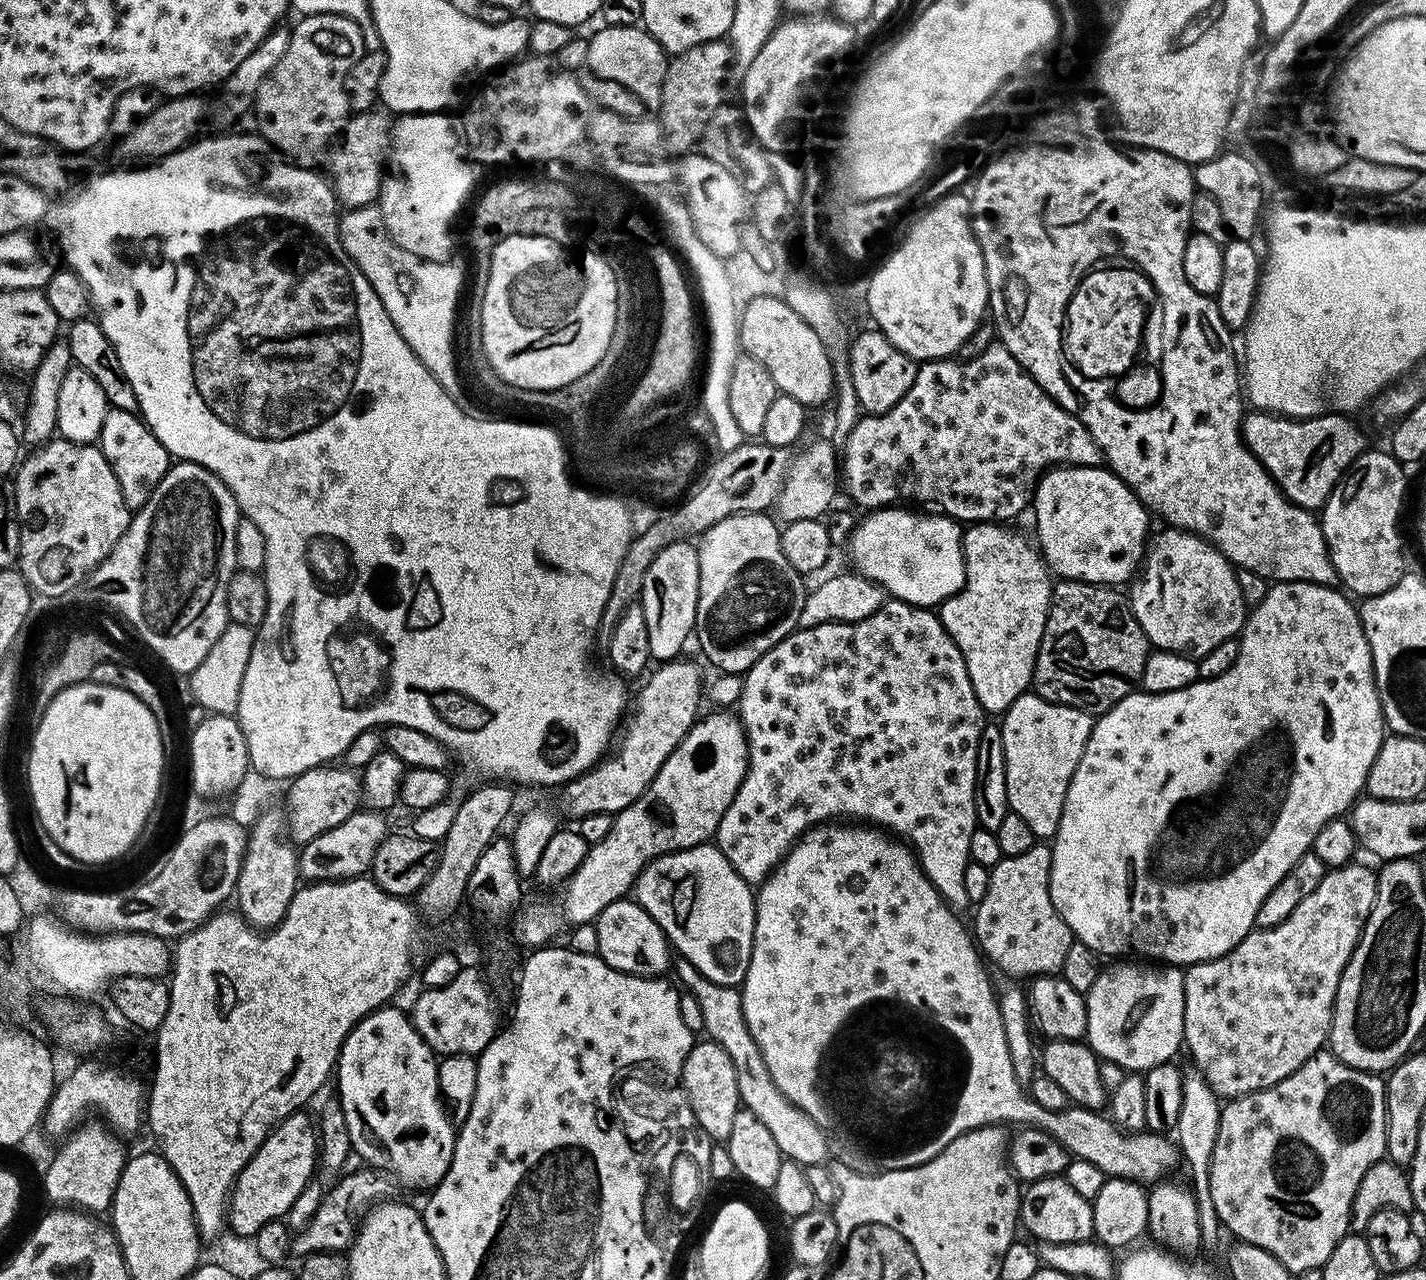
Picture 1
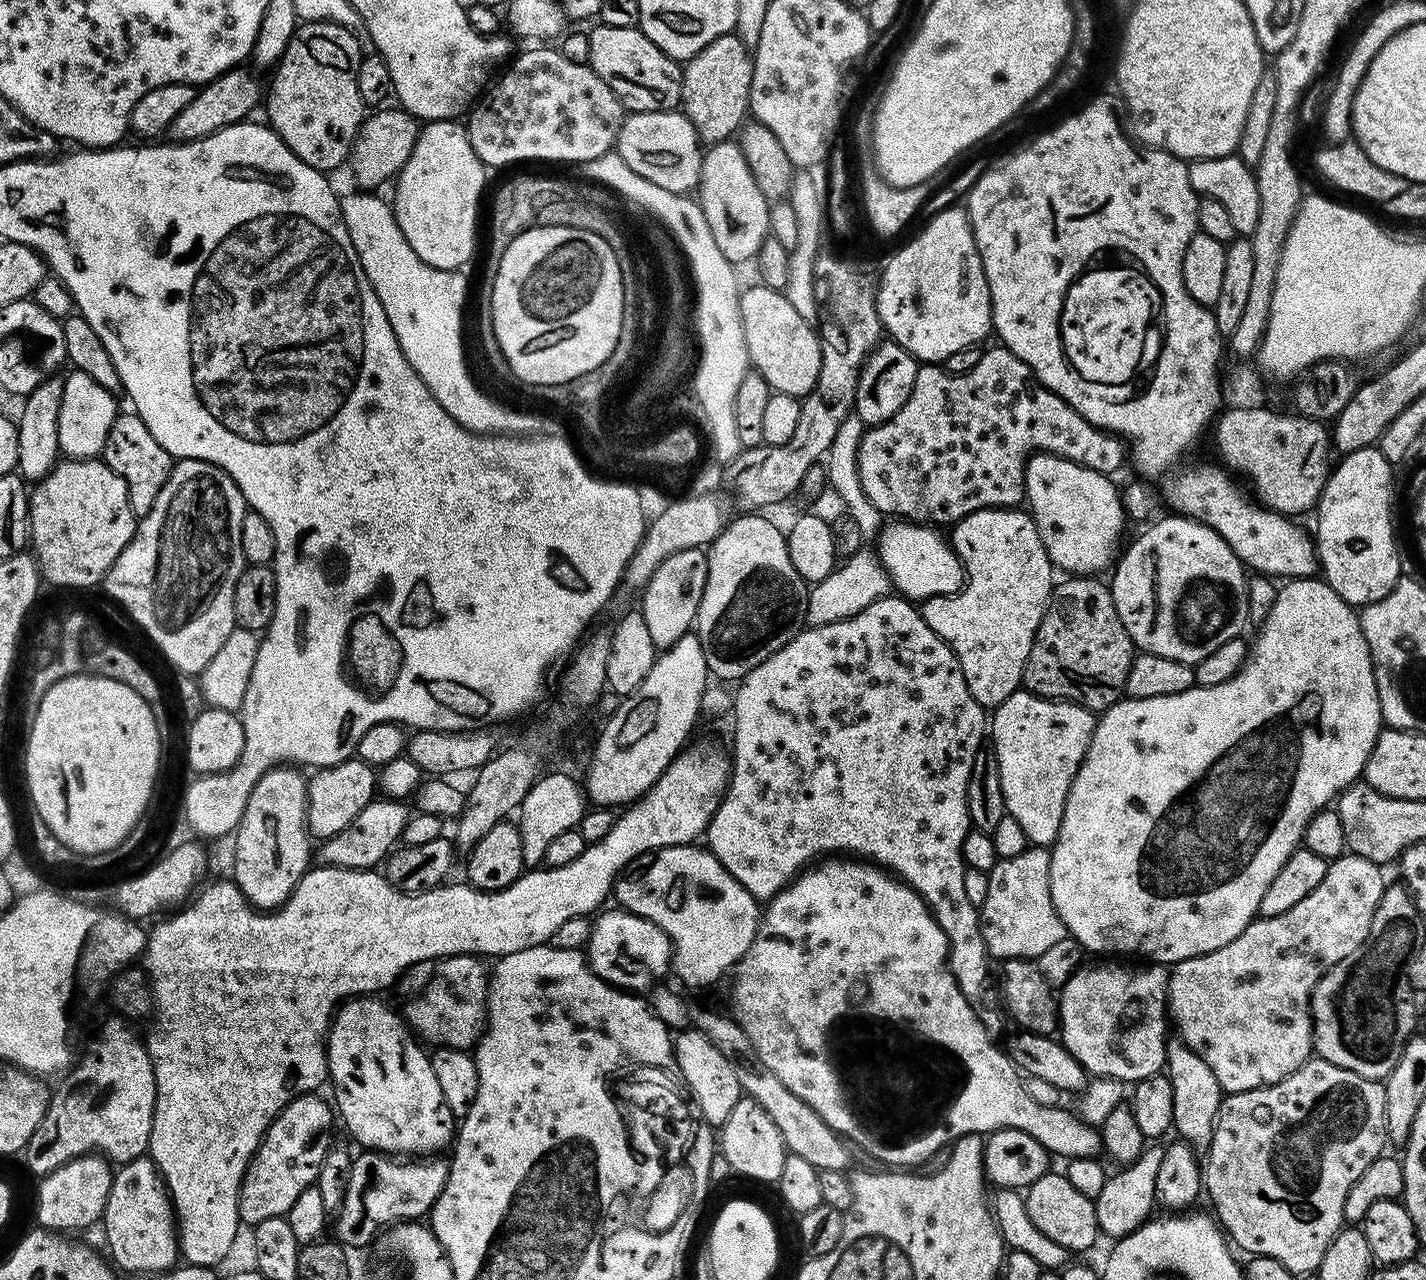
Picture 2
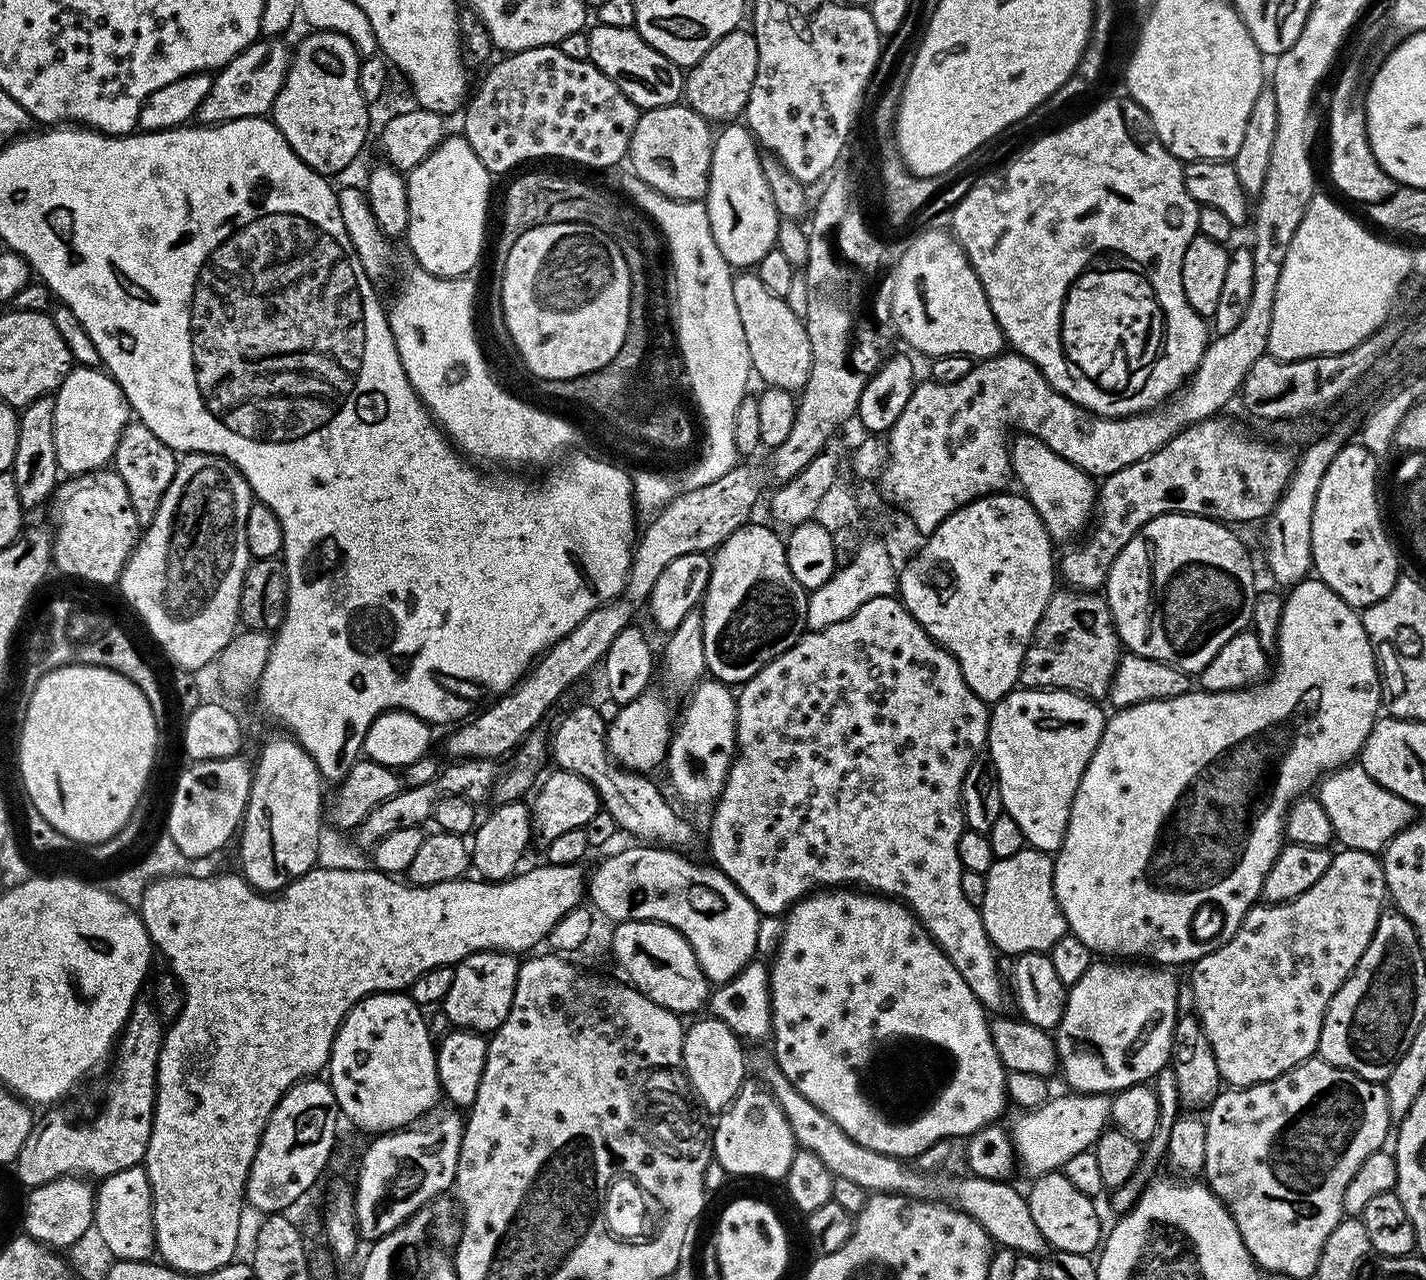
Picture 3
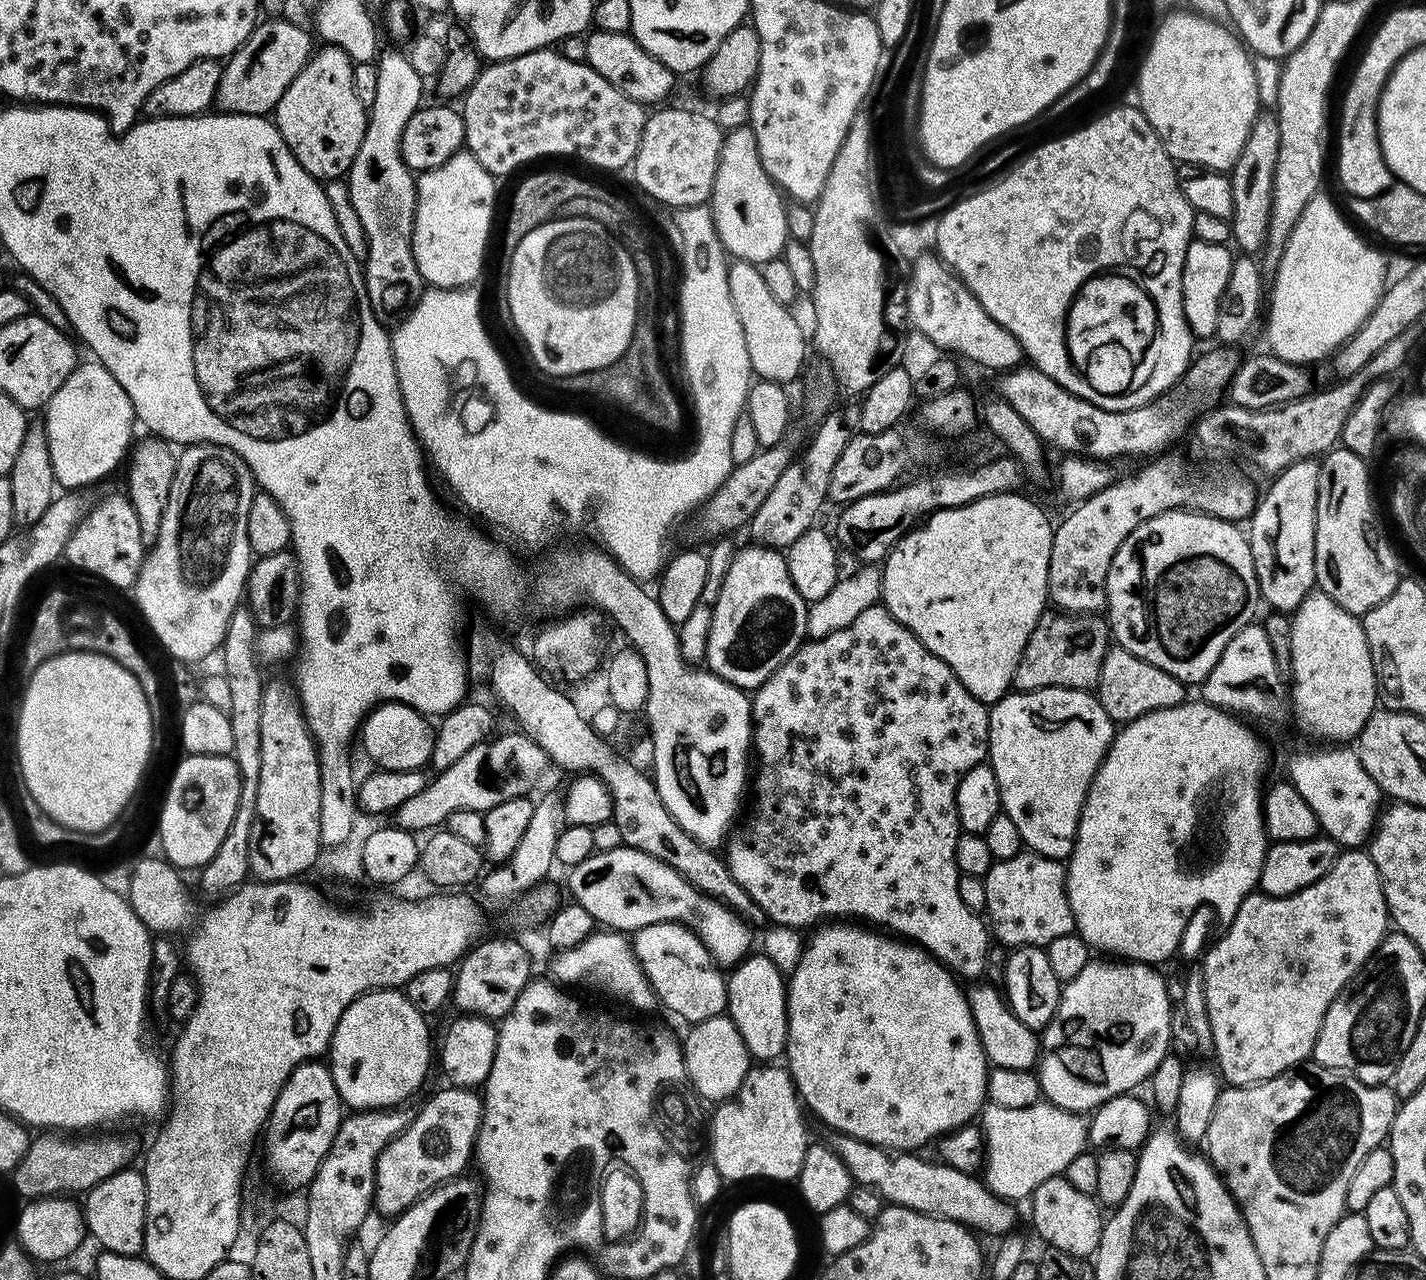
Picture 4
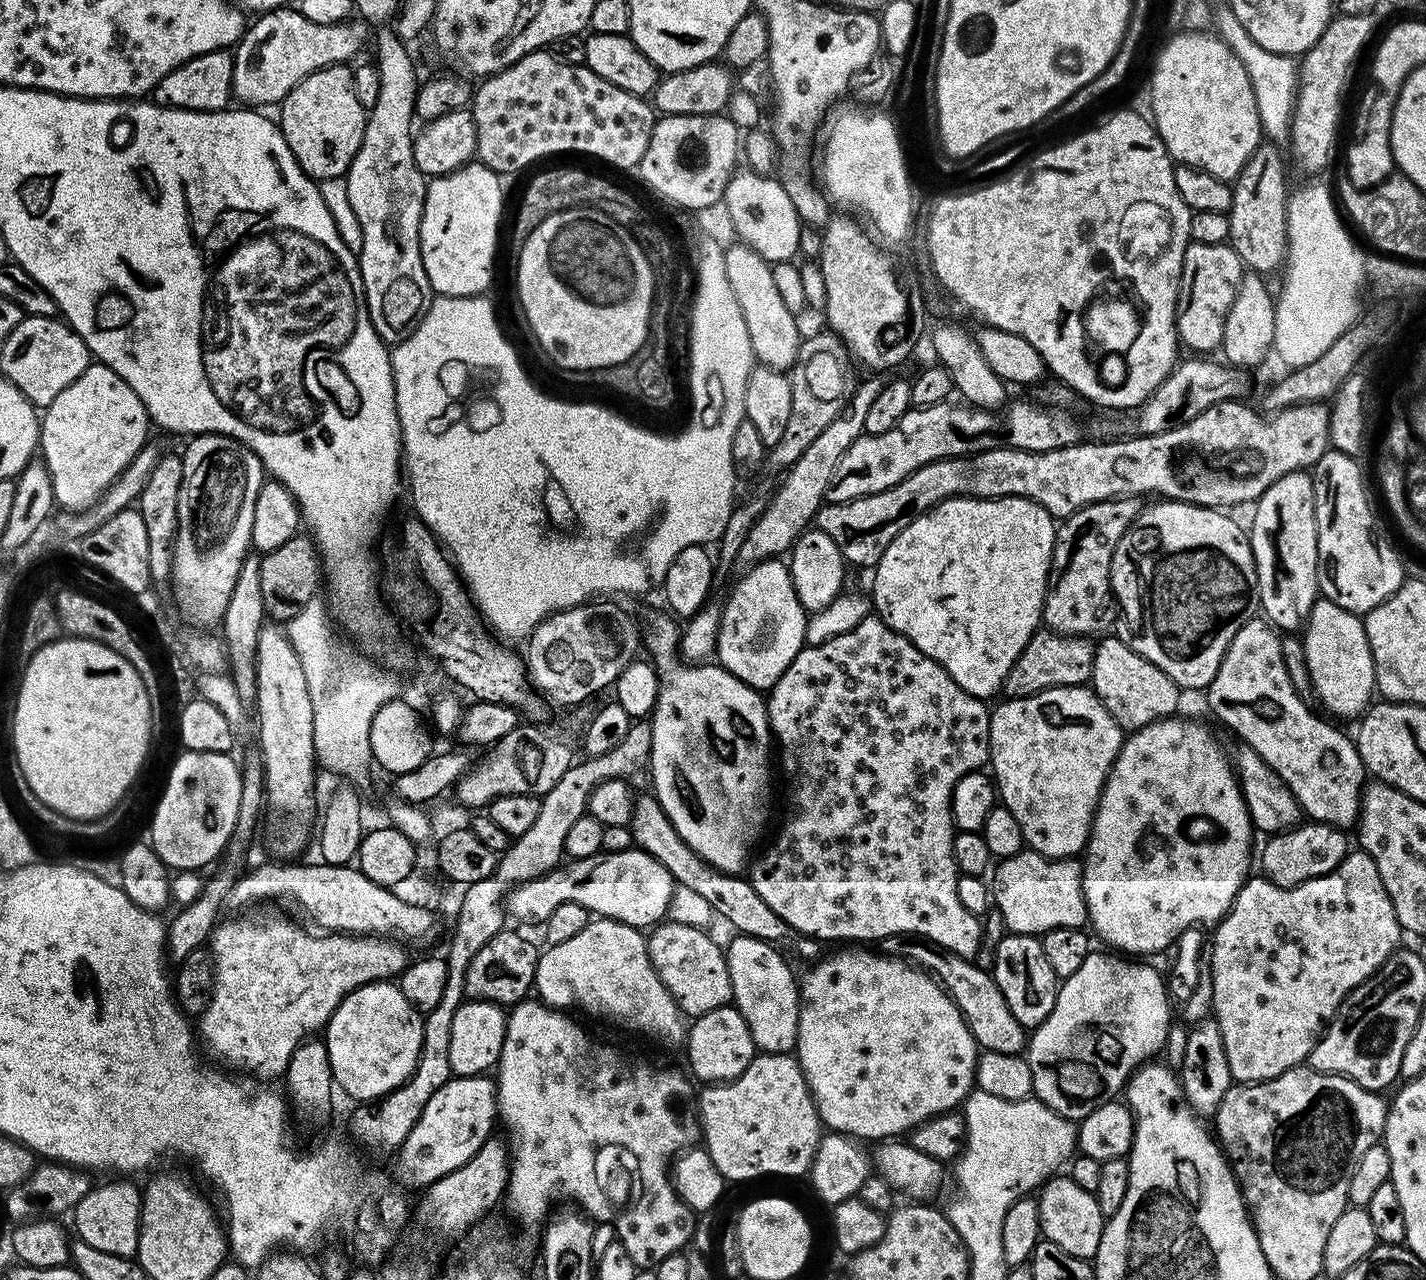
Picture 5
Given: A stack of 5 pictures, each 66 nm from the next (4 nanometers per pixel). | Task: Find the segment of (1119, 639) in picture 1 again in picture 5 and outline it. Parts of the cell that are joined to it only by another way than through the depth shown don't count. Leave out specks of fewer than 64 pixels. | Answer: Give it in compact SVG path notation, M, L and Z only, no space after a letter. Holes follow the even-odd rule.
M1038 630L1006 674L1003 695L1008 698L1033 696L1048 688L1075 688L1091 681L1096 644L1087 636L1064 636L1061 632Z

